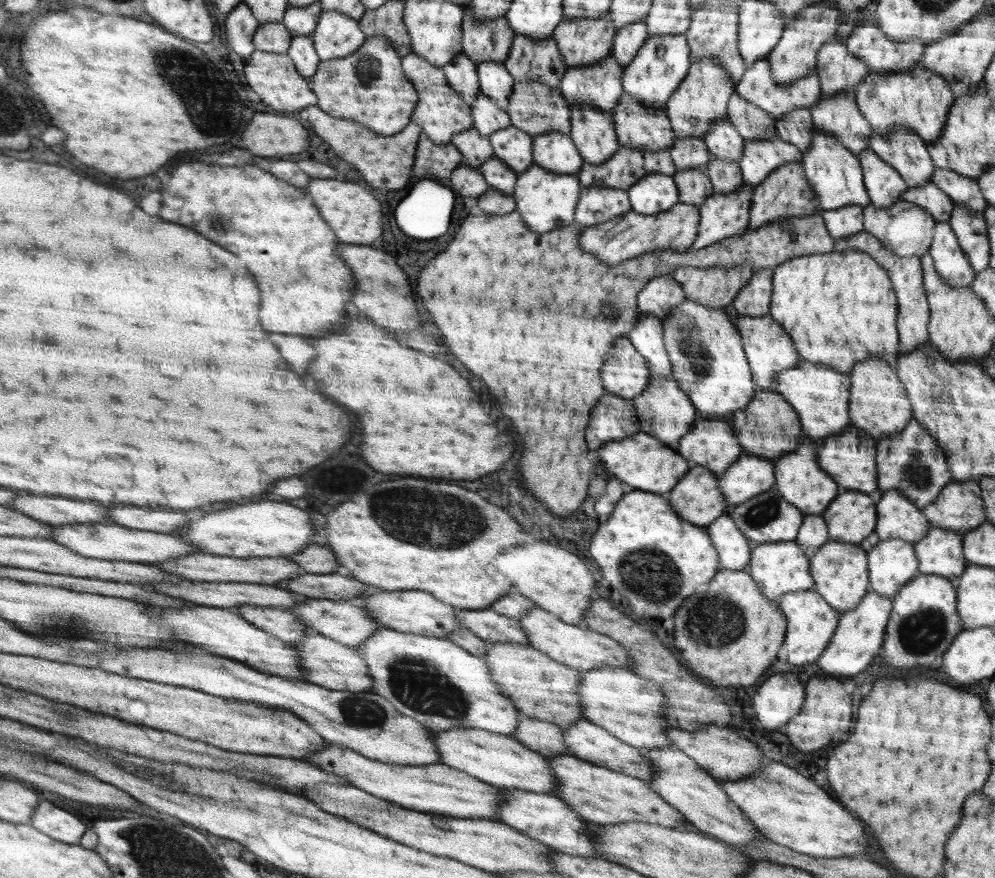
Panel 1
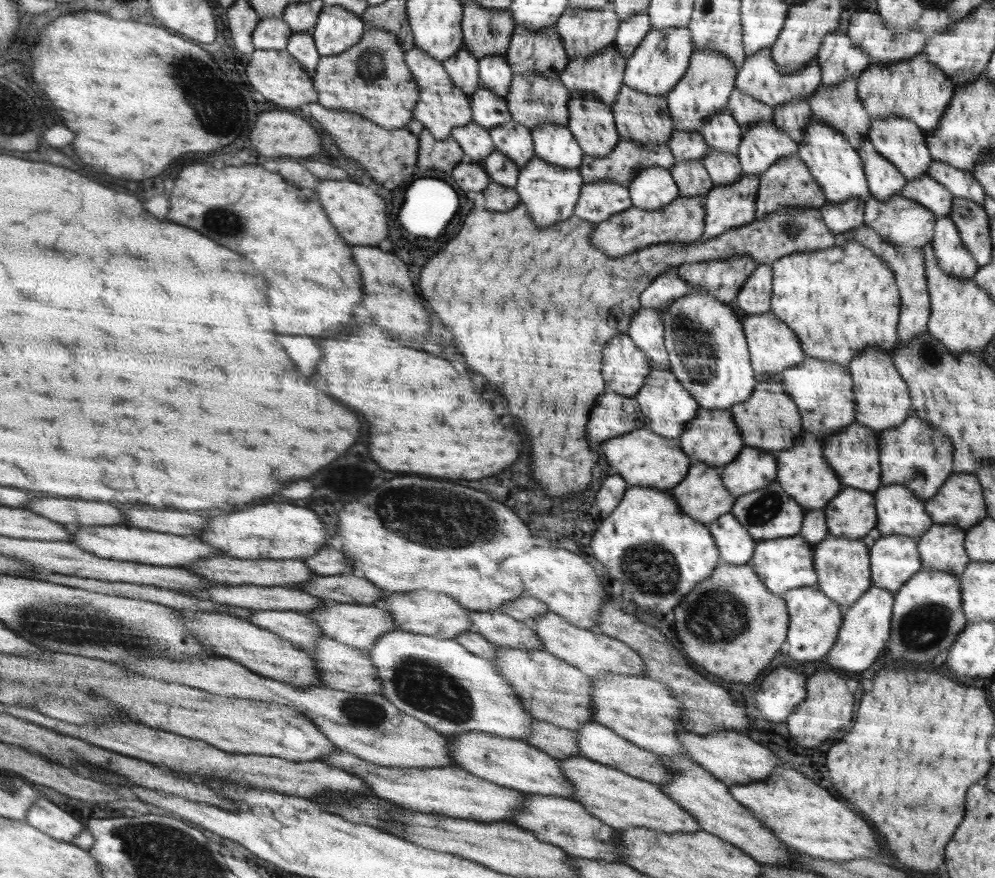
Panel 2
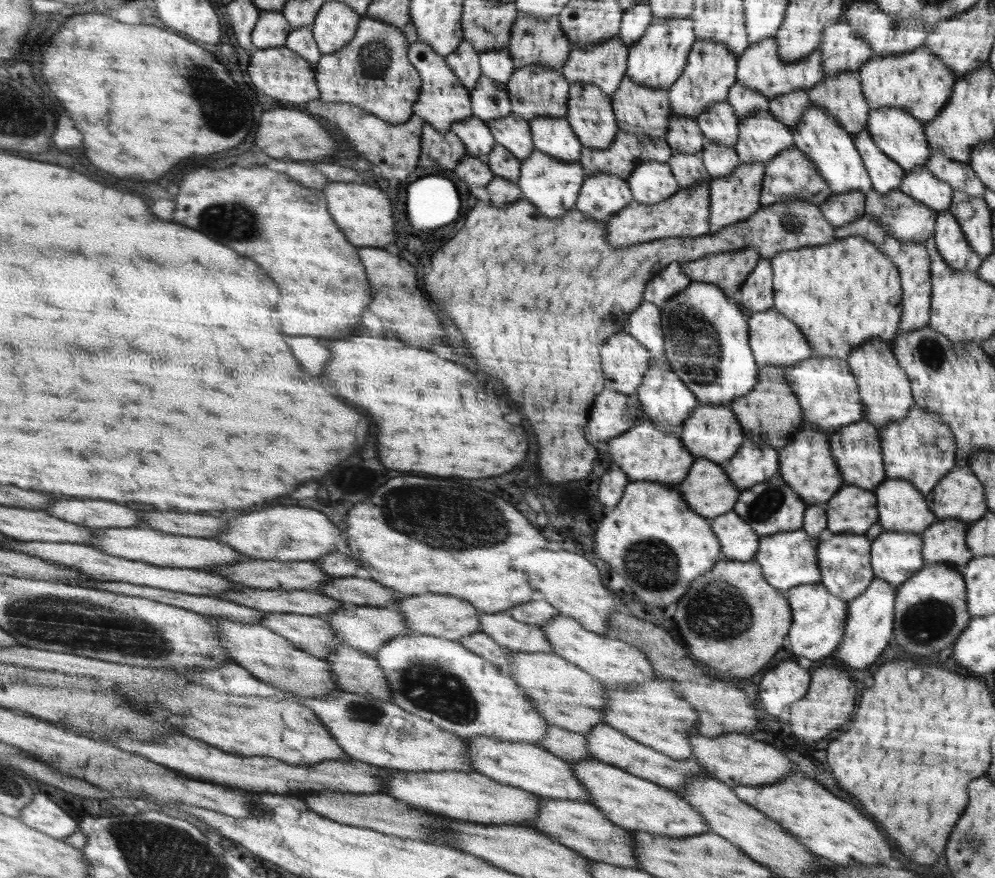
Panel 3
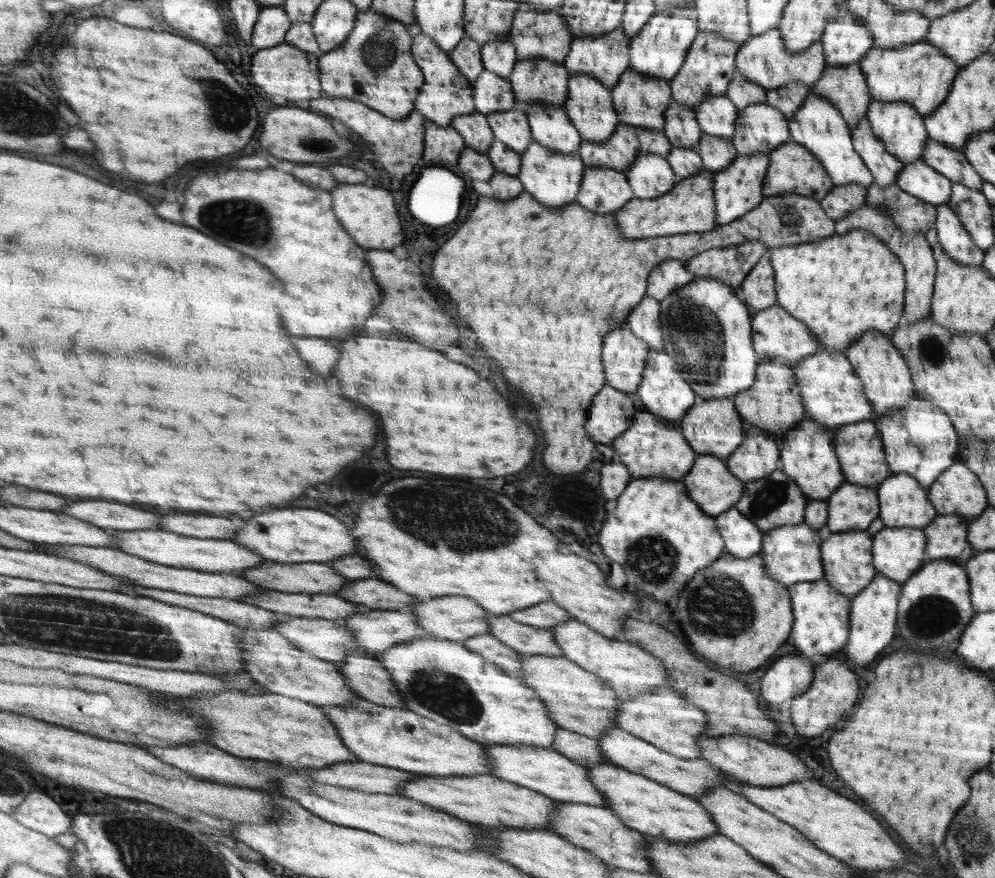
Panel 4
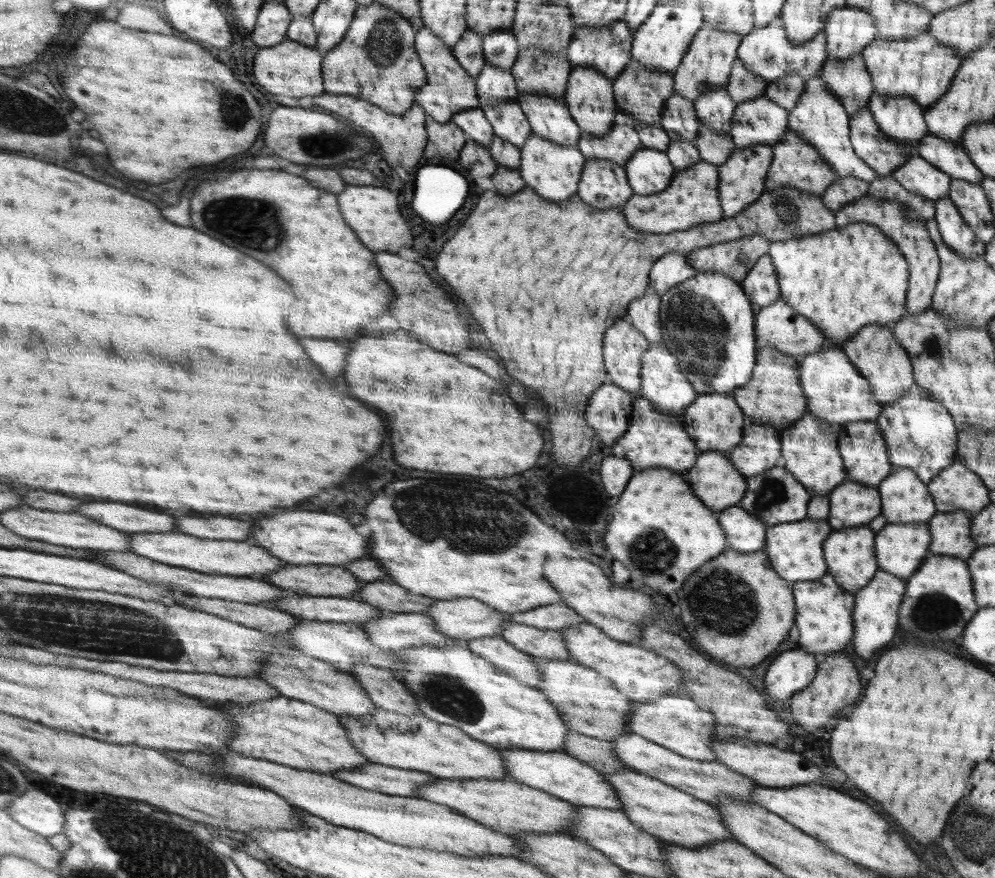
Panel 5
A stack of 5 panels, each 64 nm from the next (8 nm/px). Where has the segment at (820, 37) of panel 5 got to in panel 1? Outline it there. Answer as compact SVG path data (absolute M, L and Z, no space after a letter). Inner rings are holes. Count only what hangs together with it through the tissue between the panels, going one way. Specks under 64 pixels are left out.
M762 58L761 61L751 64L749 69L745 69L744 76L737 82L736 93L764 109L776 121L785 117L786 113L794 109L810 110L812 105L817 105L823 94L821 91L821 79L817 70L807 74L805 77L799 78L798 81L779 85L773 78L768 58Z

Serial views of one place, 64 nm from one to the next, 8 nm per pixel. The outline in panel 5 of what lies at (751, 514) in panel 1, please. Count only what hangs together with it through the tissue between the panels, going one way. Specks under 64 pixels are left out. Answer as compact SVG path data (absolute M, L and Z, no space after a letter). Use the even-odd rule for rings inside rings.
M781 463L773 466L772 469L765 470L764 473L749 476L747 481L748 491L738 505L760 517L767 528L782 523L801 521L807 517L808 503L812 494Z

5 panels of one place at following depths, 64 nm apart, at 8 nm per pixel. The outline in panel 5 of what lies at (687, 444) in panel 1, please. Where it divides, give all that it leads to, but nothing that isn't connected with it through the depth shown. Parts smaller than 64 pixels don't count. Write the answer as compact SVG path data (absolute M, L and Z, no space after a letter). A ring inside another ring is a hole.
M701 394L692 405L686 408L682 415L686 422L686 430L691 438L698 439L697 446L702 452L709 450L729 454L742 440L742 412L740 406L731 394Z

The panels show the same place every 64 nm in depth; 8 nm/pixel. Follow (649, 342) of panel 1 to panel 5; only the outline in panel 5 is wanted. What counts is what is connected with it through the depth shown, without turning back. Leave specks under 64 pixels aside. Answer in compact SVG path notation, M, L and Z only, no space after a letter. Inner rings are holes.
M646 290L628 308L628 321L634 325L650 343L664 340L664 331L660 317L661 296L652 290Z

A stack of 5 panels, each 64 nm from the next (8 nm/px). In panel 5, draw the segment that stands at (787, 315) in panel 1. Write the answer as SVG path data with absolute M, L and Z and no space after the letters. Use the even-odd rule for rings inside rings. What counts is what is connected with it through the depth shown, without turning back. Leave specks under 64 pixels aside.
M853 222L851 225L834 228L832 230L827 230L825 233L813 234L810 237L798 237L789 238L785 241L774 241L770 246L768 256L773 259L776 266L777 276L779 278L779 286L781 287L781 298L783 301L790 303L798 314L804 315L810 322L813 322L827 338L826 344L829 346L842 347L846 341L849 341L852 337L856 336L862 328L873 323L878 323L886 325L888 328L893 328L889 326L892 322L898 322L902 316L906 314L906 306L908 305L908 290L909 290L909 264L902 254L897 244L883 233L882 229L877 226L871 225L867 222Z

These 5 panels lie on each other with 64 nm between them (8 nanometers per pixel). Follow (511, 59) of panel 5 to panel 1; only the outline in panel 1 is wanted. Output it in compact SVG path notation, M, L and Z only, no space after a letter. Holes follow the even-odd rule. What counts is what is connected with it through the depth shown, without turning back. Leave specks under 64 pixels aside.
M484 61L478 64L477 73L480 90L506 110L509 105L508 97L515 83L508 69L503 63Z

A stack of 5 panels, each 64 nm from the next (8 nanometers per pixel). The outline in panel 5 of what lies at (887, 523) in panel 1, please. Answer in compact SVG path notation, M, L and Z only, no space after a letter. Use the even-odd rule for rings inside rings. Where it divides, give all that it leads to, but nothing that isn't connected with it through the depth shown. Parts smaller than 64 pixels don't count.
M897 468L878 486L883 509L881 513L888 523L928 523L936 516L936 502L929 493L928 484L922 480L911 468Z

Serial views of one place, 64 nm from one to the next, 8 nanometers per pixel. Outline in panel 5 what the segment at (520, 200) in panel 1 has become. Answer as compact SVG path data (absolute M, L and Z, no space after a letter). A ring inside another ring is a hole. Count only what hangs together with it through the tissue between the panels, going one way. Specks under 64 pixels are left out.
M532 134L521 150L520 174L525 186L546 194L552 202L566 200L580 188L581 174L585 170L585 156L577 146L560 146Z

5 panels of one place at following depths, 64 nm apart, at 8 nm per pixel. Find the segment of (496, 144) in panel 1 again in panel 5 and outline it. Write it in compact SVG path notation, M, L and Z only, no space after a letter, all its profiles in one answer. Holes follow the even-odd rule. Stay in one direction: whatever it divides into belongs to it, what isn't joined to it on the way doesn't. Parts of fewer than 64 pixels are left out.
M516 99L497 105L481 107L488 122L492 125L494 135L516 148L524 148L526 140L532 136L532 130L526 115Z

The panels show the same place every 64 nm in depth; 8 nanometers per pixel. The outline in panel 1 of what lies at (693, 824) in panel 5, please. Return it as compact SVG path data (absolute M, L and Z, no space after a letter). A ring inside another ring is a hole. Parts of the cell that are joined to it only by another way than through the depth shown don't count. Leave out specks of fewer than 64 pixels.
M559 755L548 758L553 777L557 780L557 792L571 809L585 819L598 824L620 824L621 822L647 822L666 828L678 829L687 818L650 786L646 780L634 778L621 771L610 770L574 755Z

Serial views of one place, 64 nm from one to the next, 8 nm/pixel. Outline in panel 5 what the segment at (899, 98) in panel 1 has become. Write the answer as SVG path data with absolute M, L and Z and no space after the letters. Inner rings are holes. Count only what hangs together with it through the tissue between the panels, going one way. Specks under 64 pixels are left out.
M929 30L900 40L877 37L861 53L873 78L874 91L893 97L912 97L923 110L930 108L948 90L963 61L957 50L939 41Z

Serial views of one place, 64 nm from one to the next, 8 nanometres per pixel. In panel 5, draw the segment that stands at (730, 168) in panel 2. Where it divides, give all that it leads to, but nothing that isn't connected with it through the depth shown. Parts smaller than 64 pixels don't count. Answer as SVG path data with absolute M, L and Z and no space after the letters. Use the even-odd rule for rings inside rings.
M699 123L699 128L698 136L693 144L699 151L702 162L708 162L717 167L726 164L730 154L734 154L736 149L732 136L726 132L710 130L710 127L704 126L702 123Z

